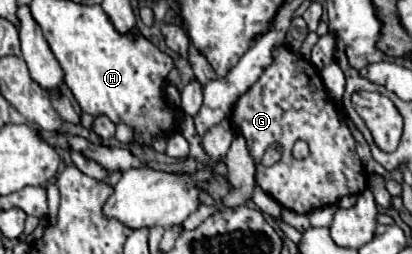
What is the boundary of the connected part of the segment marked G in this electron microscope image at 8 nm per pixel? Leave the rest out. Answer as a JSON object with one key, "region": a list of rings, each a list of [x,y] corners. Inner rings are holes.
{"region":[[[288,46],[274,50],[274,62],[238,100],[232,110],[232,120],[236,130],[246,136],[256,160],[262,160],[272,144],[280,144],[282,158],[270,168],[258,166],[256,174],[258,186],[280,206],[308,214],[314,208],[336,204],[346,194],[366,190],[366,170],[354,150],[352,132],[346,122],[342,122],[334,100],[328,96],[320,72]],[[296,140],[308,142],[310,158],[294,160],[292,146]]]}

